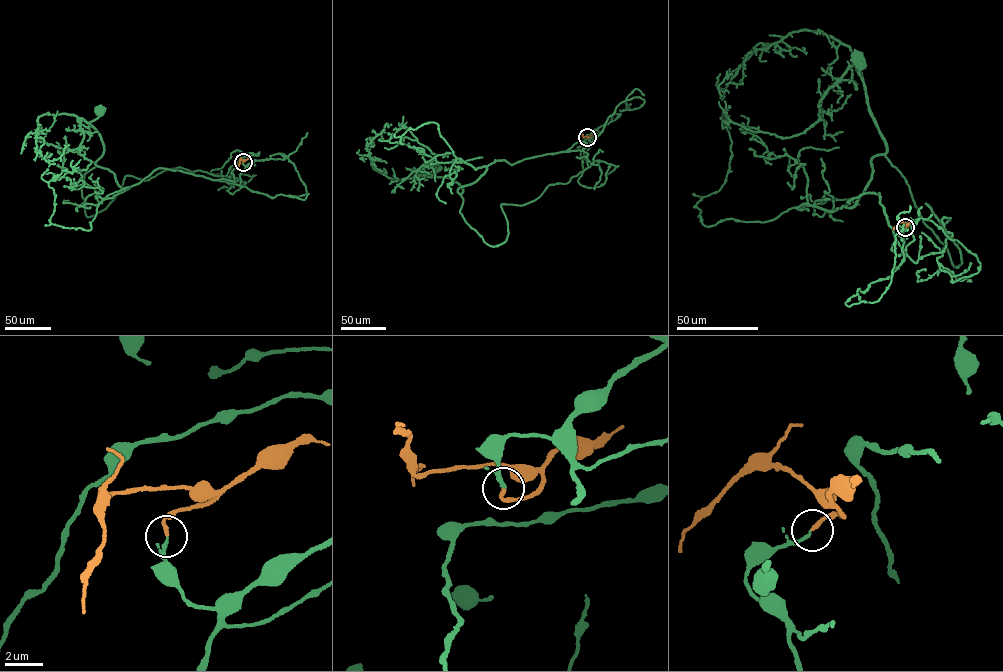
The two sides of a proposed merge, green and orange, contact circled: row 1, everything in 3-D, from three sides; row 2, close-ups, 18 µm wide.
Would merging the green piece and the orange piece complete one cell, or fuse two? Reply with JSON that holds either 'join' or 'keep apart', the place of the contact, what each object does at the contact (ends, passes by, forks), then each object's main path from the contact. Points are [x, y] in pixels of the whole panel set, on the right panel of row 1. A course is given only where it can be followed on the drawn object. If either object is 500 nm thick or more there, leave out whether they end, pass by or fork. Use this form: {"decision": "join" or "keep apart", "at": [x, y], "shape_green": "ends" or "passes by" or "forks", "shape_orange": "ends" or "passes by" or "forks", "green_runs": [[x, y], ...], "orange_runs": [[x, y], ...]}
{"decision": "join", "at": [905, 227], "shape_green": "ends", "shape_orange": "ends", "green_runs": [[905, 227], [900, 264], [906, 254], [879, 194], [845, 206], [870, 181], [873, 157], [887, 149], [859, 61]], "orange_runs": [[905, 227], [908, 226], [901, 221], [893, 229]]}

